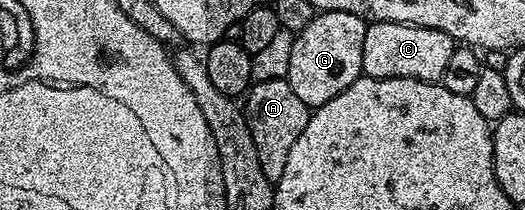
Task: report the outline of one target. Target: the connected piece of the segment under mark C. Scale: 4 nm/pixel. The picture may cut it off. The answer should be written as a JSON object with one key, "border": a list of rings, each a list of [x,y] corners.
{"border":[[[374,21],[368,25],[366,39],[362,39],[362,73],[365,77],[401,77],[439,82],[446,71],[446,63],[450,63],[450,55],[454,55],[456,46],[457,42],[453,41],[450,35],[446,35],[446,31],[397,21]]]}

